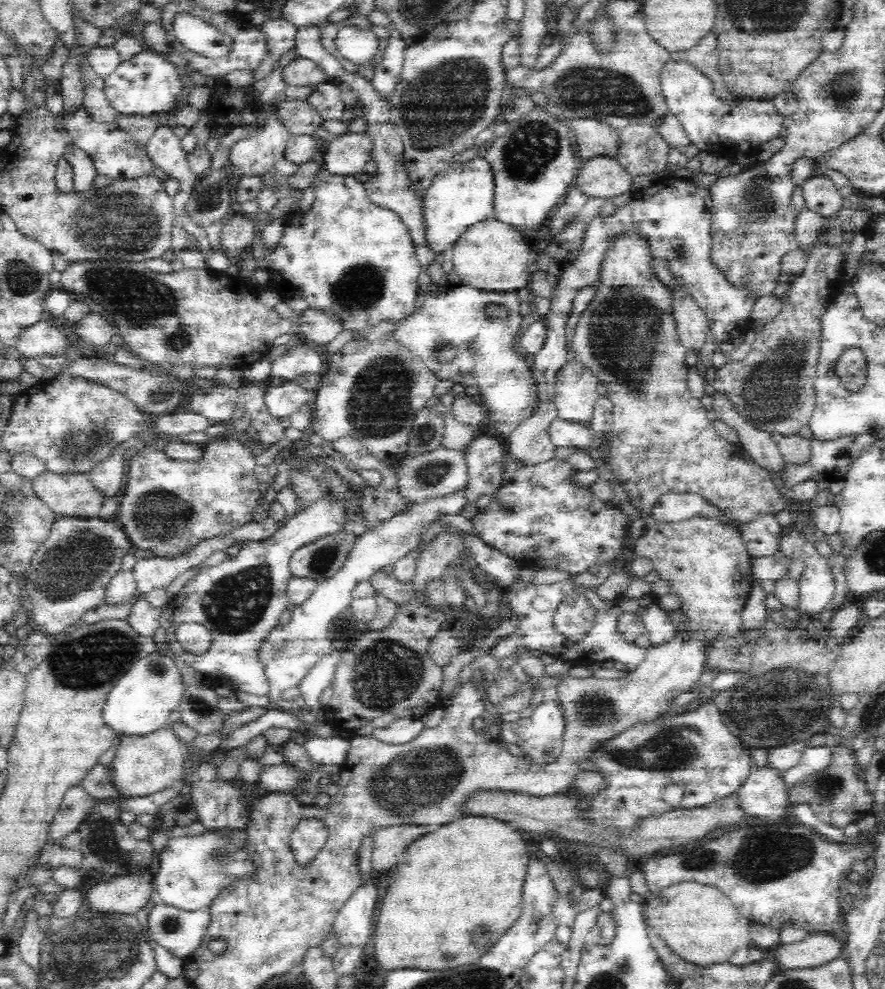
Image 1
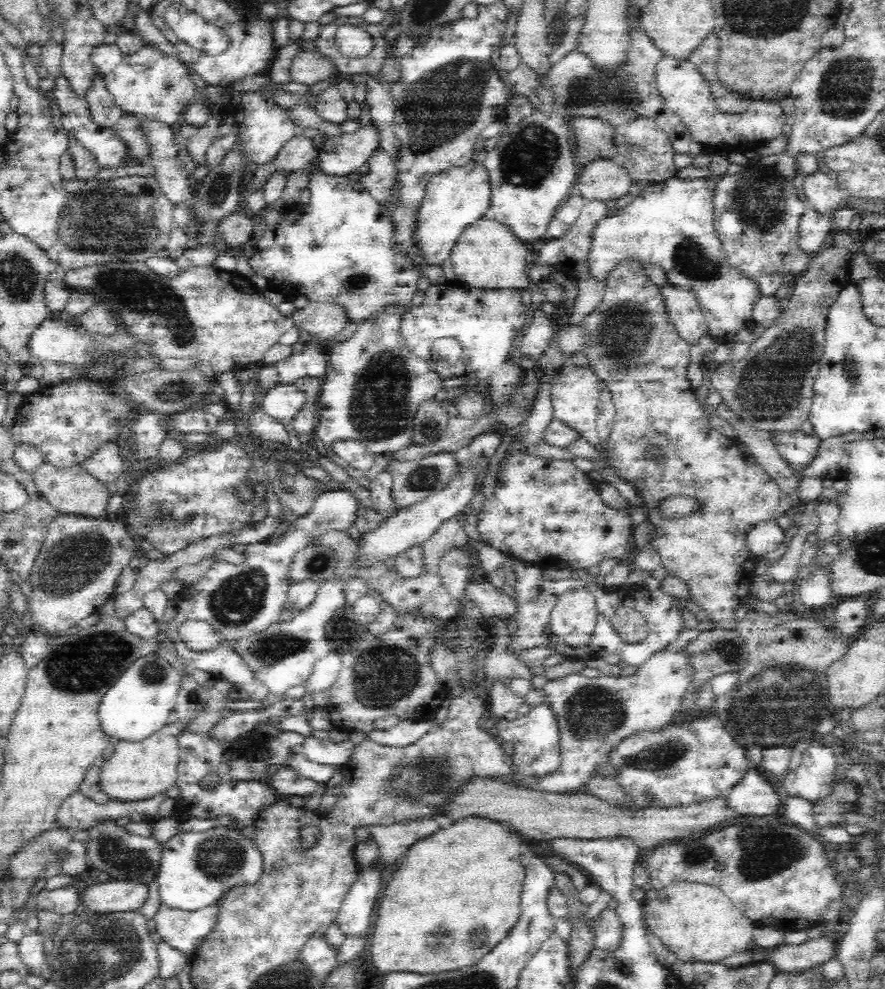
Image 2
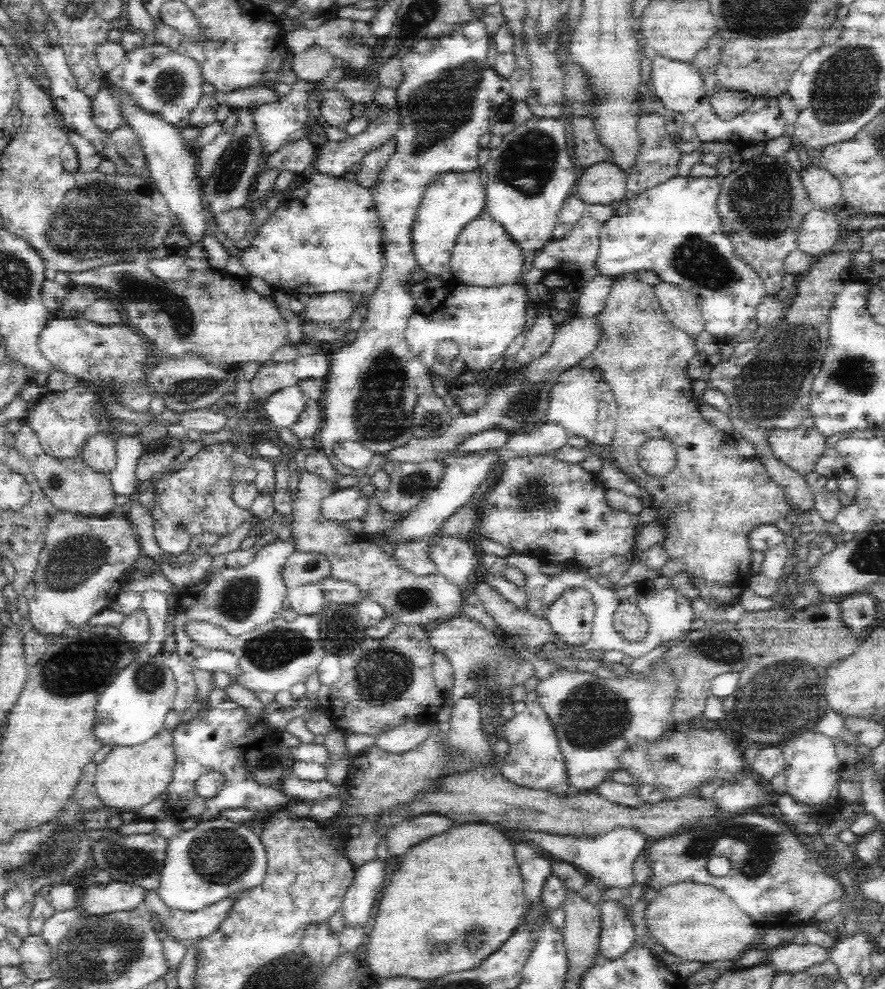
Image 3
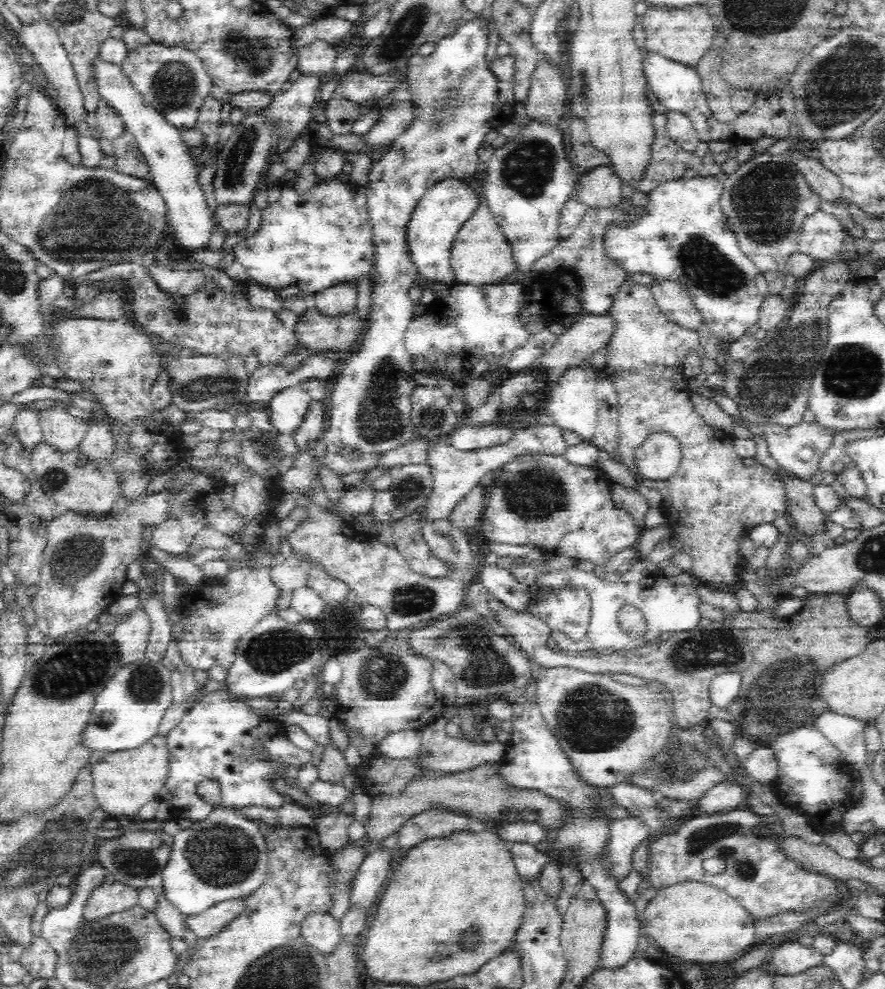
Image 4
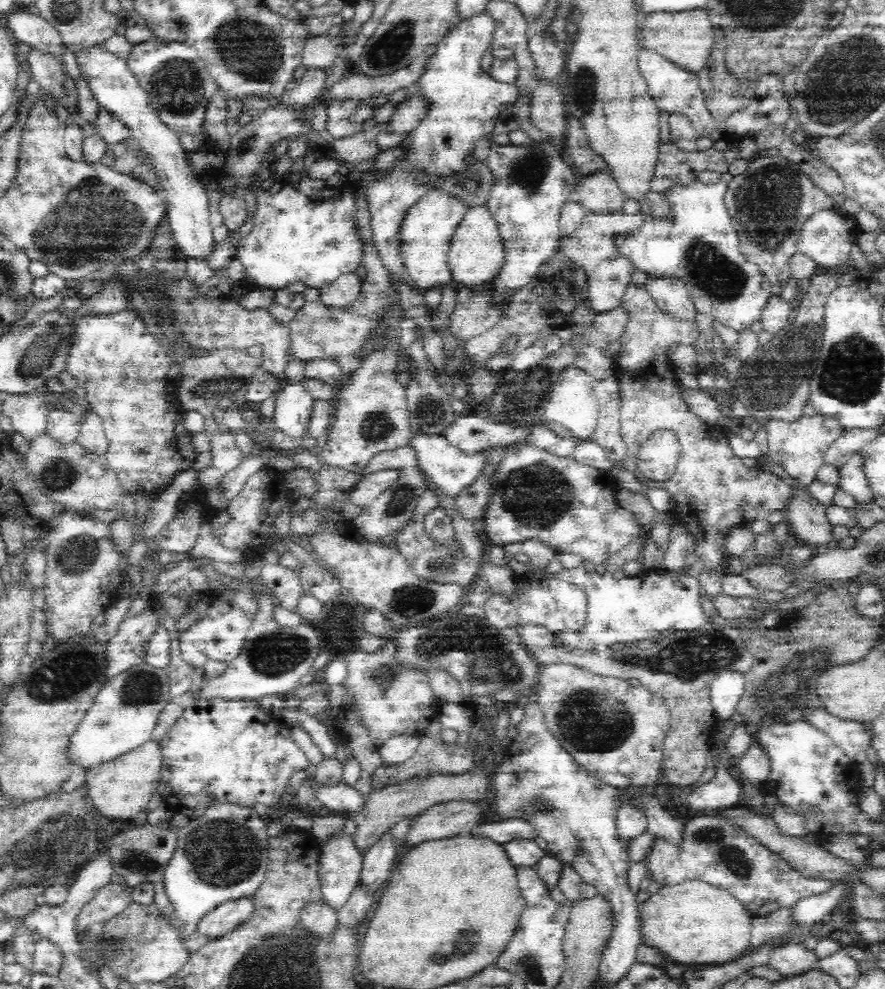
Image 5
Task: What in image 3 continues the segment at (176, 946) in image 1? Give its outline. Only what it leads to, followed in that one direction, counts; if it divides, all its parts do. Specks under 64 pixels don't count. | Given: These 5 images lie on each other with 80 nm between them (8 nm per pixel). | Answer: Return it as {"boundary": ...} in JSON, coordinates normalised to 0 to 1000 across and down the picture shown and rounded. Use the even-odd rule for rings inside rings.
{"boundary":[[[165,901],[160,916],[169,922],[177,922],[179,926],[183,927],[188,941],[203,949],[211,959],[215,953],[221,953],[242,944],[251,936],[251,932],[260,926],[264,918],[264,909],[258,907],[231,920],[208,923],[190,918],[177,901]]]}

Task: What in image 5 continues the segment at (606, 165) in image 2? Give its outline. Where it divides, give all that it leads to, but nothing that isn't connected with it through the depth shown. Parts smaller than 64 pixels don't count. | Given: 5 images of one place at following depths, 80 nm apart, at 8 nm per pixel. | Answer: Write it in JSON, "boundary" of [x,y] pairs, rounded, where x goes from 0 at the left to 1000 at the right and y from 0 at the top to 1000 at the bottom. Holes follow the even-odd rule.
{"boundary":[[[678,172],[673,176],[653,182],[650,188],[651,196],[655,198],[653,205],[664,215],[694,215],[703,214],[703,205],[707,202],[699,188],[689,175]]]}

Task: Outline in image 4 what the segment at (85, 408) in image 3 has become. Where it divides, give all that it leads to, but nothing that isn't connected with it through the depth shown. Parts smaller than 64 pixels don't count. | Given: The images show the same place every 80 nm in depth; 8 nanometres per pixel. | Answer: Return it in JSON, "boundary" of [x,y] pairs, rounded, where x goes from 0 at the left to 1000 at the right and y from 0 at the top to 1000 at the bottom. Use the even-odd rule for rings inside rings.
{"boundary":[[[63,404],[59,413],[45,415],[45,432],[50,446],[64,456],[88,453],[98,430],[89,422],[79,420],[72,405]]]}

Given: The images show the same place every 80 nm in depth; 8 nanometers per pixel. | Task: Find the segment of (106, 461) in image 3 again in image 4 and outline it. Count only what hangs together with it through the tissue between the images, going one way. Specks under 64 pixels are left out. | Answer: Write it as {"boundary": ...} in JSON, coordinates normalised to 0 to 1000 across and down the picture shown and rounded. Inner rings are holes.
{"boundary":[[[113,421],[97,428],[98,434],[88,453],[106,466],[122,466],[128,456],[128,445],[119,424]]]}

